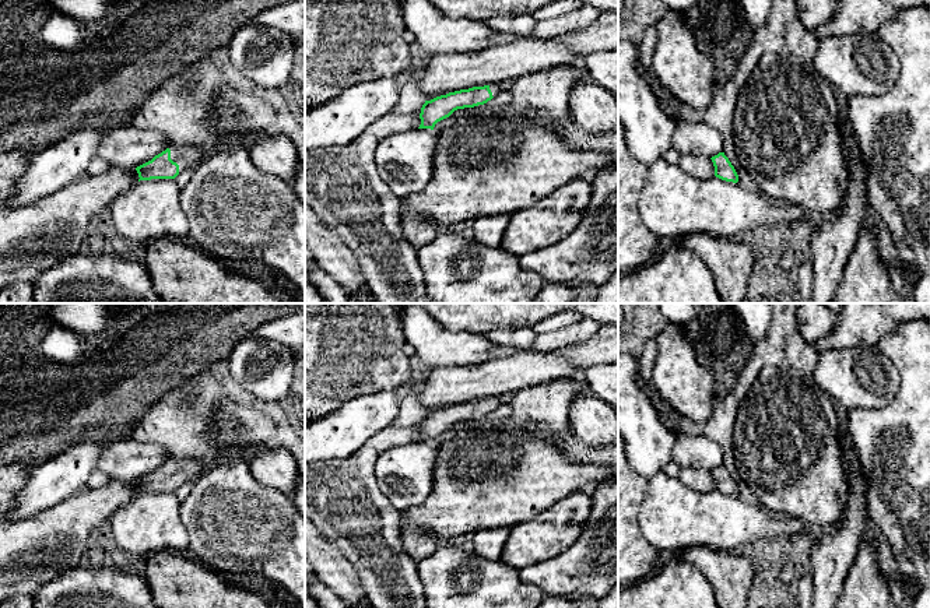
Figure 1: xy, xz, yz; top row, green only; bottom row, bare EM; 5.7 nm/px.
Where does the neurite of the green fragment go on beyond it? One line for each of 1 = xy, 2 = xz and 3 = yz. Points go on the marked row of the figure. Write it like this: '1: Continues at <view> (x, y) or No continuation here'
1: Continues at xy (192, 154)
2: Continues at xz (495, 88)
3: No continuation here

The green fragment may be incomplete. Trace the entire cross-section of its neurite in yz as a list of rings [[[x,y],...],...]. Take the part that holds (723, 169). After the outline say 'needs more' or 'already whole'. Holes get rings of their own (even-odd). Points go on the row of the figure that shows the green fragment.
[[[719,152],[717,155],[710,158],[715,166],[715,176],[726,180],[726,182],[738,182],[738,175],[729,161],[729,158],[724,155],[724,152]]]; already whole

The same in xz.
[[[503,81],[484,87],[473,87],[425,101],[421,108],[421,124],[418,129],[434,130],[438,122],[449,117],[455,110],[484,105],[499,92],[509,91],[510,82],[512,81]]]; needs more

